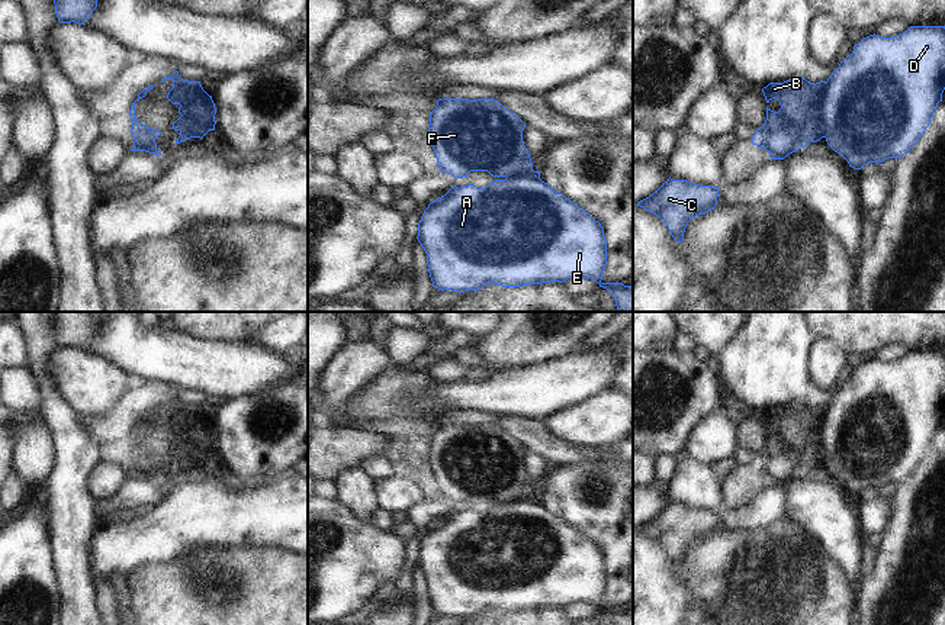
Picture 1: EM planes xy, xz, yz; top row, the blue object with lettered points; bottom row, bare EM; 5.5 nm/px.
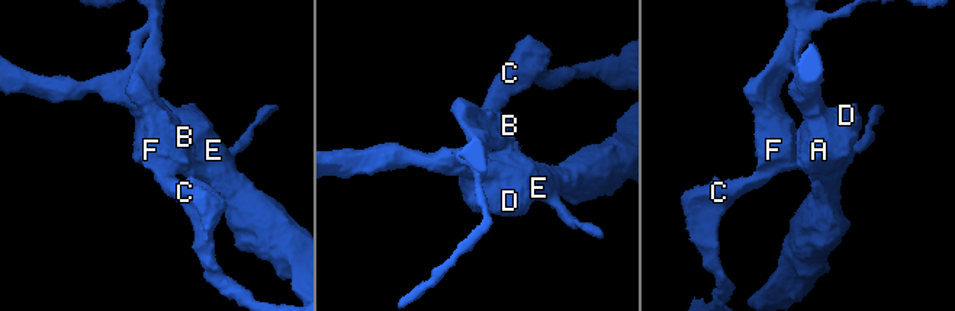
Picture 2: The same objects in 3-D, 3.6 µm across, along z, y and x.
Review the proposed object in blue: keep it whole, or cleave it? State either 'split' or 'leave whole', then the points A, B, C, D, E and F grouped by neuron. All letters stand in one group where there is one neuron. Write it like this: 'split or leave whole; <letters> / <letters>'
split; A D E / B C F

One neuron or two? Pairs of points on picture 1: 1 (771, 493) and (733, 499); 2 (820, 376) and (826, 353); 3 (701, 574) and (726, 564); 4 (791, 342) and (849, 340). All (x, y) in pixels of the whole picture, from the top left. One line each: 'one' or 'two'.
1: two
2: one
3: one
4: two

